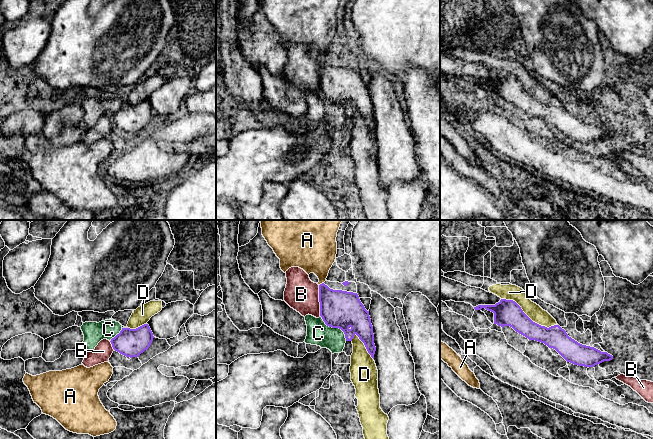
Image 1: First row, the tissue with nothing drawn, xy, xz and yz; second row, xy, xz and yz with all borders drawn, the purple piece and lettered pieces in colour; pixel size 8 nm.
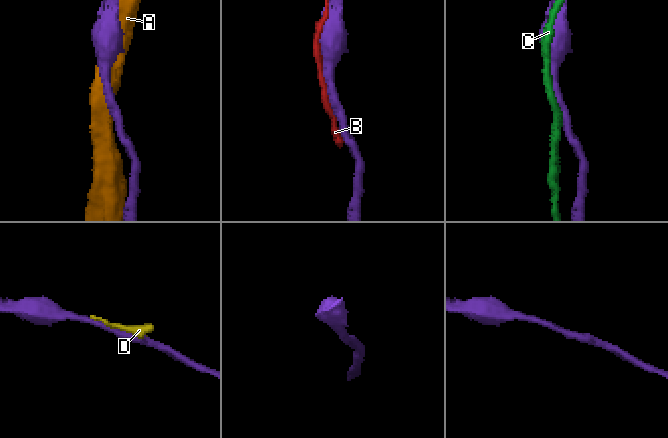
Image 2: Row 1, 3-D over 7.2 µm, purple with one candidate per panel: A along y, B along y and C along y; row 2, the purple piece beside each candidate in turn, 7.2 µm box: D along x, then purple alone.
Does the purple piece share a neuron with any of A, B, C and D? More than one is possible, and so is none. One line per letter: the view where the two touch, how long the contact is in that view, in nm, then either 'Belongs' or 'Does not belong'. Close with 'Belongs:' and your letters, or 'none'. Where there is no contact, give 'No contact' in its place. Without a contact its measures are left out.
A: Touches purple in xz. Shared border 50 nm. Does not belong
B: Touches purple in xz. Shared border 260 nm. Does not belong
C: Touches purple in xz. Shared border 280 nm. Does not belong
D: Touches purple in yz. Shared border 500 nm. Does not belong
Belongs: none

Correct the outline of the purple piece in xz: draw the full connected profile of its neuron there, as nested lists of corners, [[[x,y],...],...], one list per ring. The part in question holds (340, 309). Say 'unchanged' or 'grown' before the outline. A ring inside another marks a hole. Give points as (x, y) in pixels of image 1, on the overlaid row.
unchanged; [[[324,283],[319,285],[320,316],[325,324],[341,329],[346,341],[352,341],[356,334],[374,359],[373,326],[357,293],[330,289]]]

